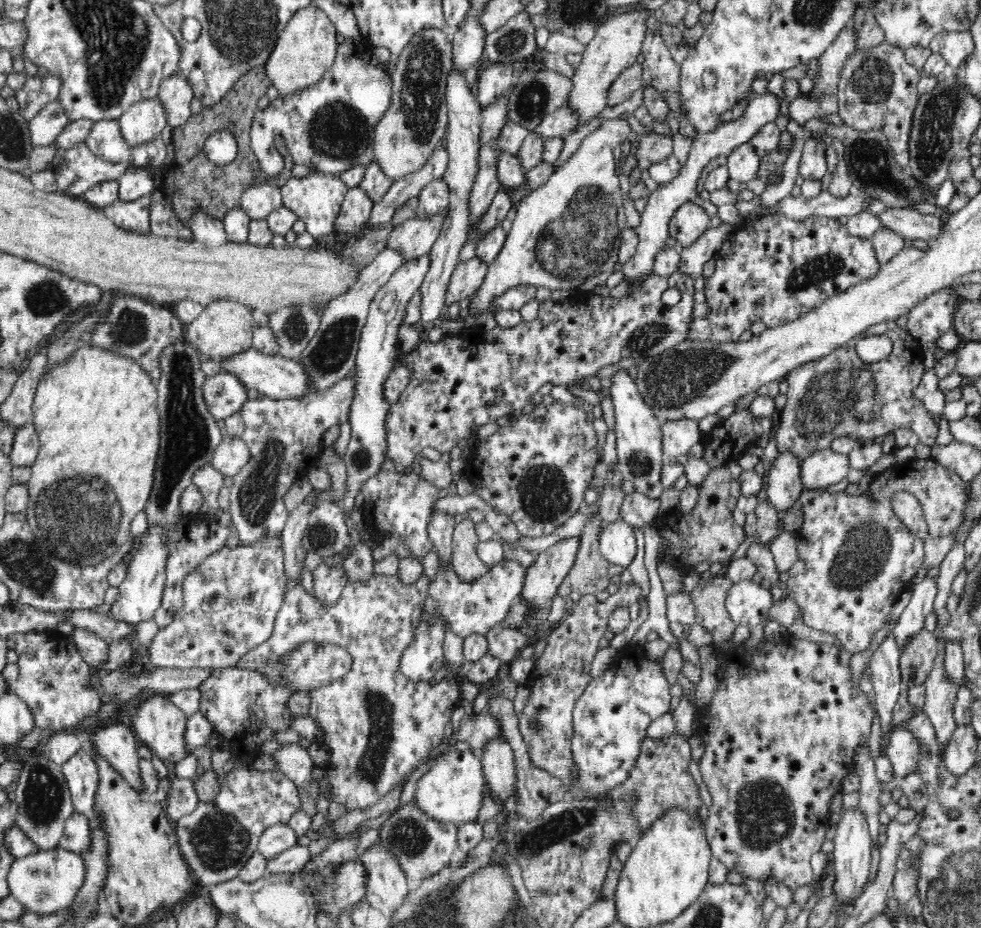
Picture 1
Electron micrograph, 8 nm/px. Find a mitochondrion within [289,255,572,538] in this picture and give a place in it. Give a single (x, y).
(331, 353)

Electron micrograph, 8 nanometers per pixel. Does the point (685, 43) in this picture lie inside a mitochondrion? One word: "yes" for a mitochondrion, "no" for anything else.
no

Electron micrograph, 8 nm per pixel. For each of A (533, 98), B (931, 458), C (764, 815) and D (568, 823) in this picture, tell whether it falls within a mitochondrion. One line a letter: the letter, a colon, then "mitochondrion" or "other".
A: mitochondrion
B: other
C: mitochondrion
D: mitochondrion

